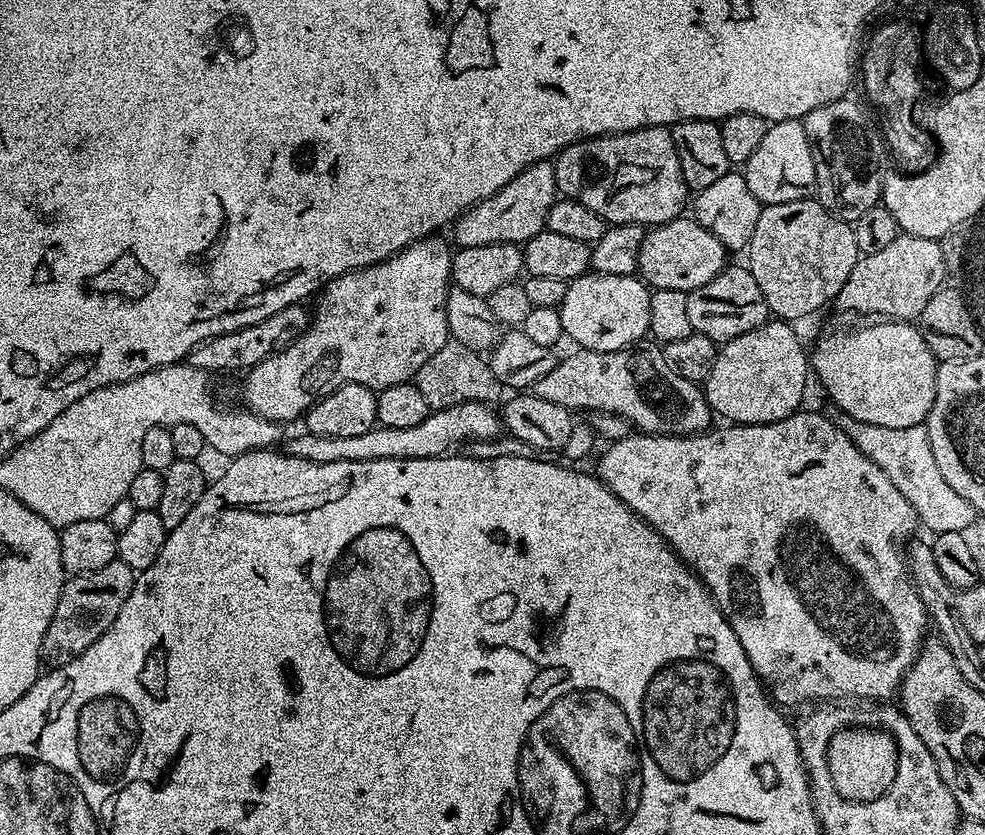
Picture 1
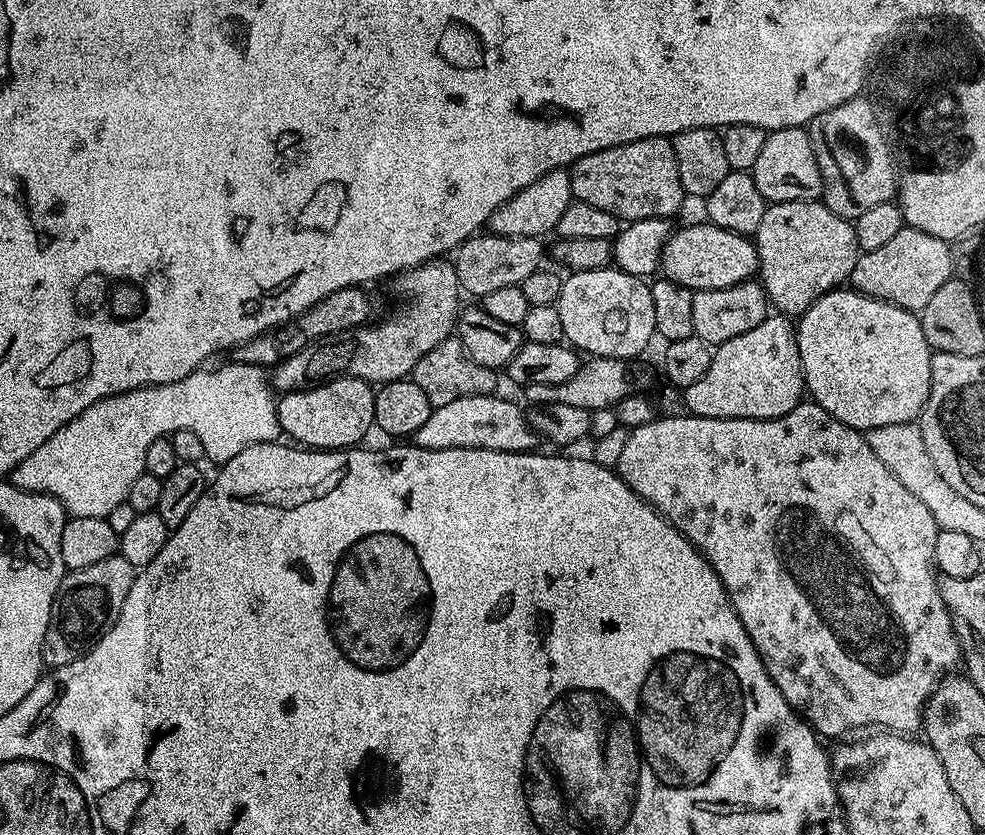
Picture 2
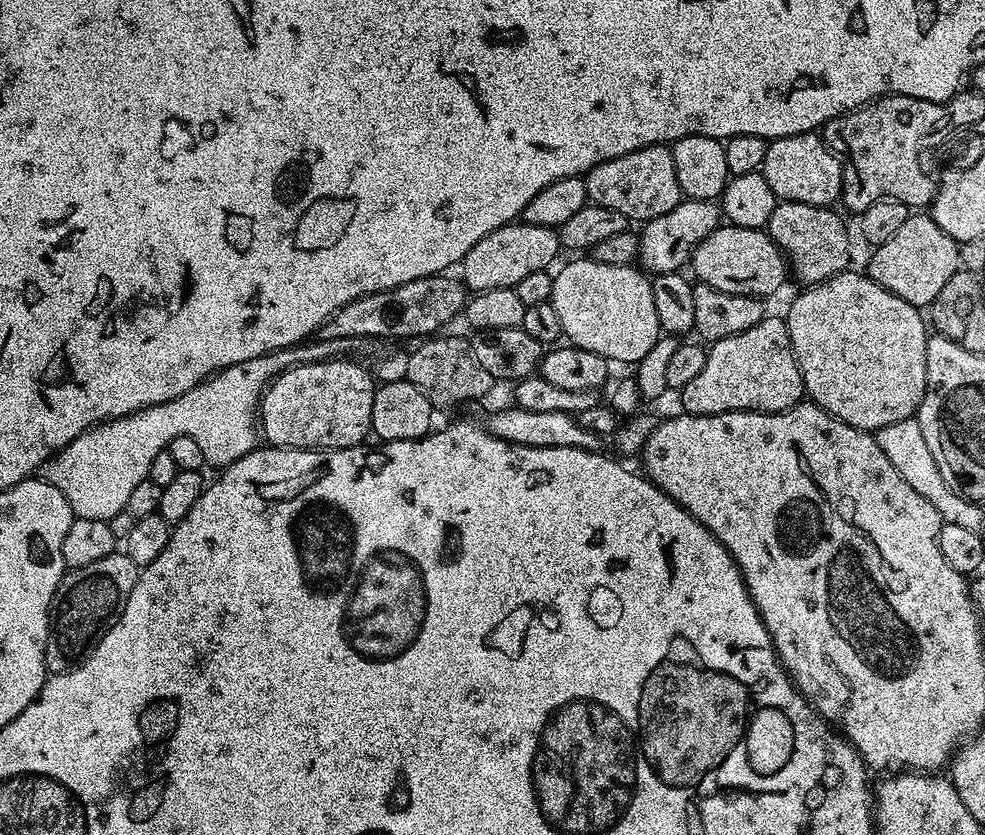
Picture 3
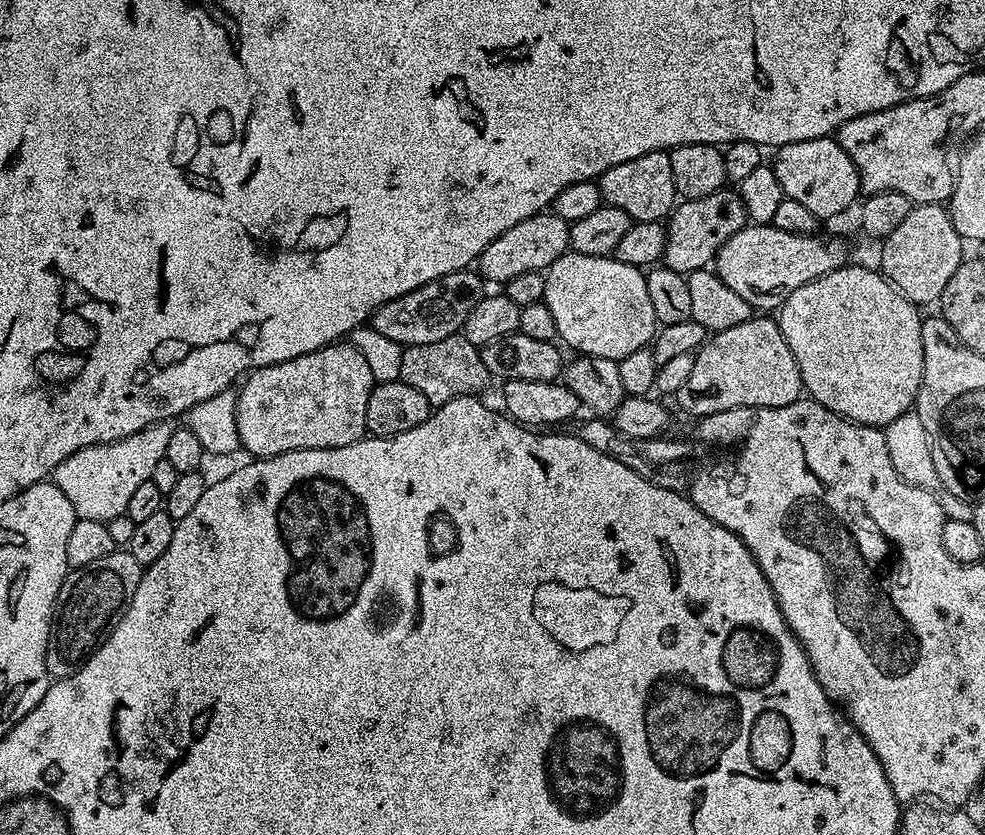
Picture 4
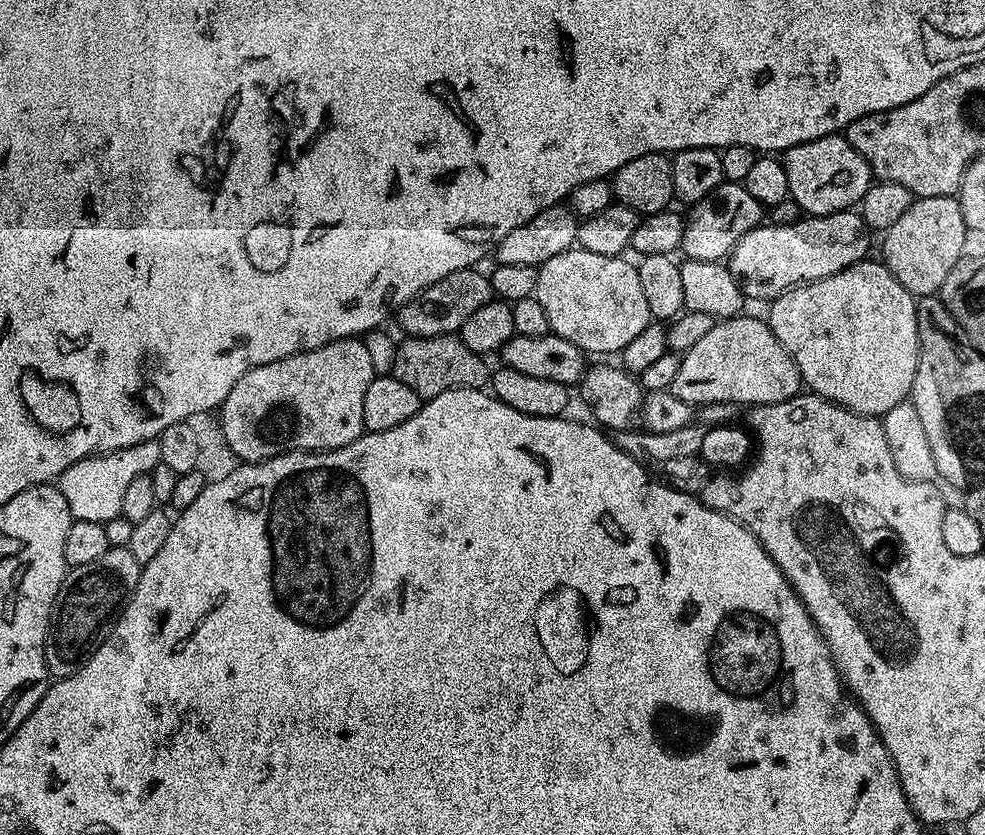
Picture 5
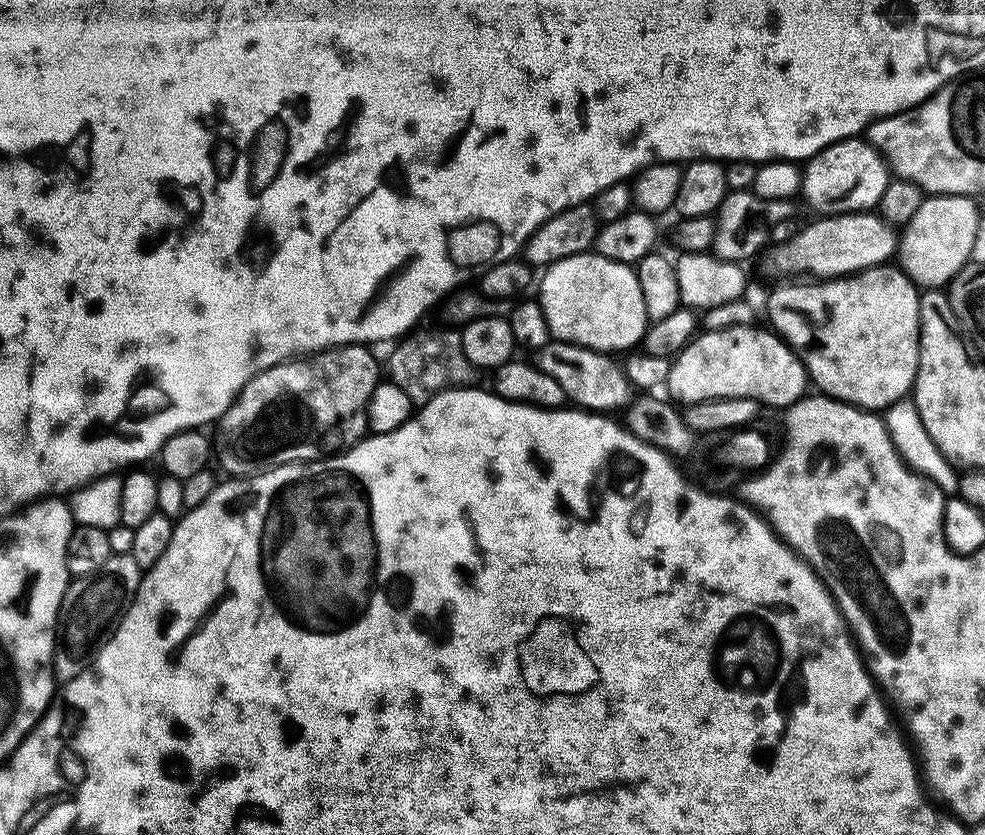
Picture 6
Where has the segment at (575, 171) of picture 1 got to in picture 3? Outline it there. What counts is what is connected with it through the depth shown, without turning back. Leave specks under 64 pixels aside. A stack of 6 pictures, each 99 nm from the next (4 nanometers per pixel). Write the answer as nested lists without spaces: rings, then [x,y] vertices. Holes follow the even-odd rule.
[[[651,144],[602,162],[587,172],[583,182],[591,203],[618,210],[618,214],[625,216],[629,222],[647,222],[662,214],[670,214],[670,210],[674,210],[682,199],[678,174],[674,174],[672,149],[666,144]]]

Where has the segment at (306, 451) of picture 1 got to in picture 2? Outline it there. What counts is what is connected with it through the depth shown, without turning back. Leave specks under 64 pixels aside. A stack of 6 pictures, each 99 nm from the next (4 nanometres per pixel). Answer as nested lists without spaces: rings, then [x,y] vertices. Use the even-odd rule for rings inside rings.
[[[500,394],[467,396],[433,408],[429,420],[415,432],[414,444],[426,450],[451,448],[481,448],[499,452],[534,452],[542,444],[542,437],[532,428],[528,412],[512,400],[503,400]]]

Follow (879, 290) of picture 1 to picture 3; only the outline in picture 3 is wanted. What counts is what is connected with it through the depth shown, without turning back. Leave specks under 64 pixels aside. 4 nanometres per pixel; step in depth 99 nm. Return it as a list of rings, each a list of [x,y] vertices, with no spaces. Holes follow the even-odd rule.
[[[909,214],[906,222],[902,222],[902,226],[893,236],[886,238],[886,242],[875,245],[873,252],[876,253],[868,260],[866,275],[878,282],[878,286],[890,290],[890,294],[898,294],[898,298],[924,310],[934,302],[934,298],[938,298],[942,286],[946,286],[946,282],[950,282],[950,278],[954,278],[954,274],[961,271],[960,248],[961,245],[954,238],[950,238],[950,234],[946,234],[946,230],[942,230],[942,226],[938,226],[938,222],[934,222],[931,215]]]

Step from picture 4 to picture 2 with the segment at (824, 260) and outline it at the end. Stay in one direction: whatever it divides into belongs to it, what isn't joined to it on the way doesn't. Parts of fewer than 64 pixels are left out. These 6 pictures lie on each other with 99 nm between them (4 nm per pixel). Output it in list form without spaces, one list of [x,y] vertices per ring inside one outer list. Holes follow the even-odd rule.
[[[711,222],[703,223],[688,224],[669,235],[660,255],[663,275],[693,292],[722,290],[753,279],[760,270],[760,255],[755,243],[747,236],[740,236]]]

